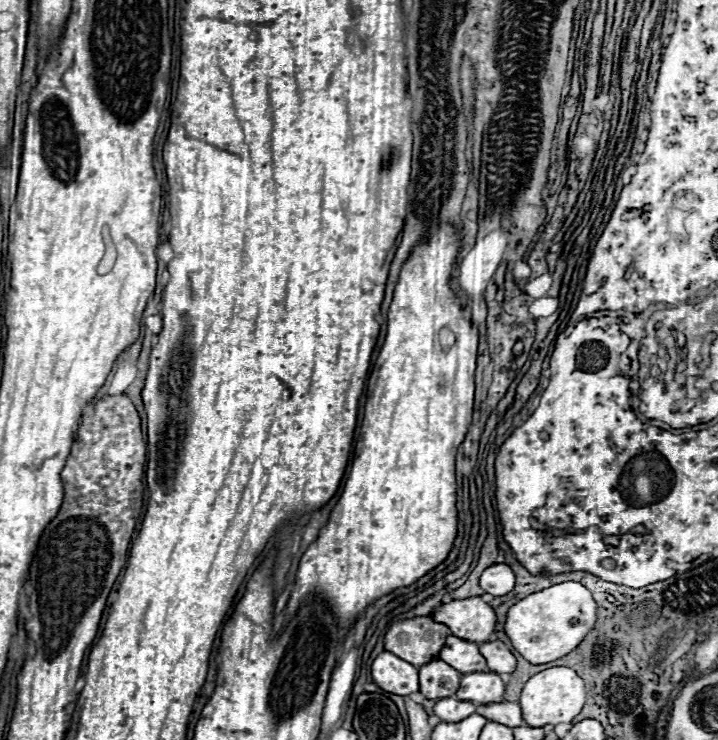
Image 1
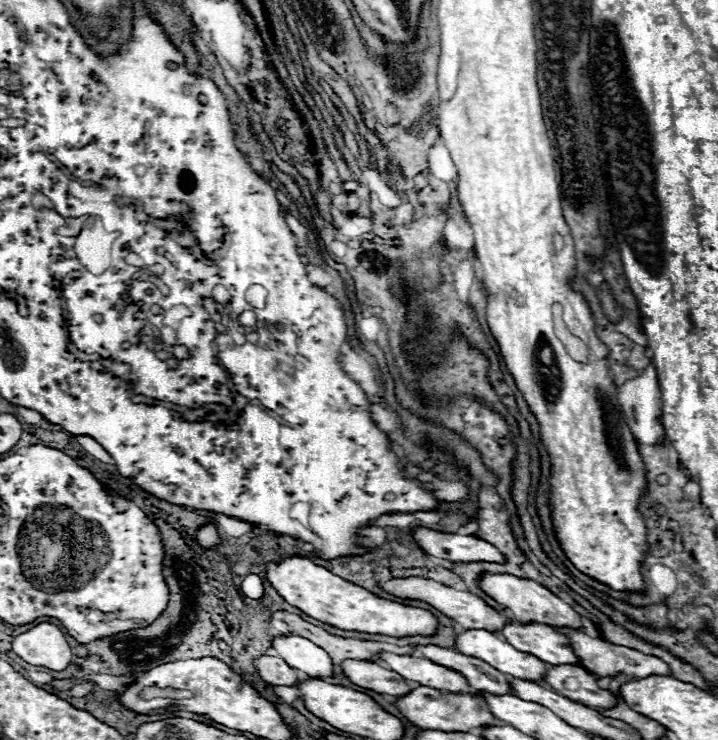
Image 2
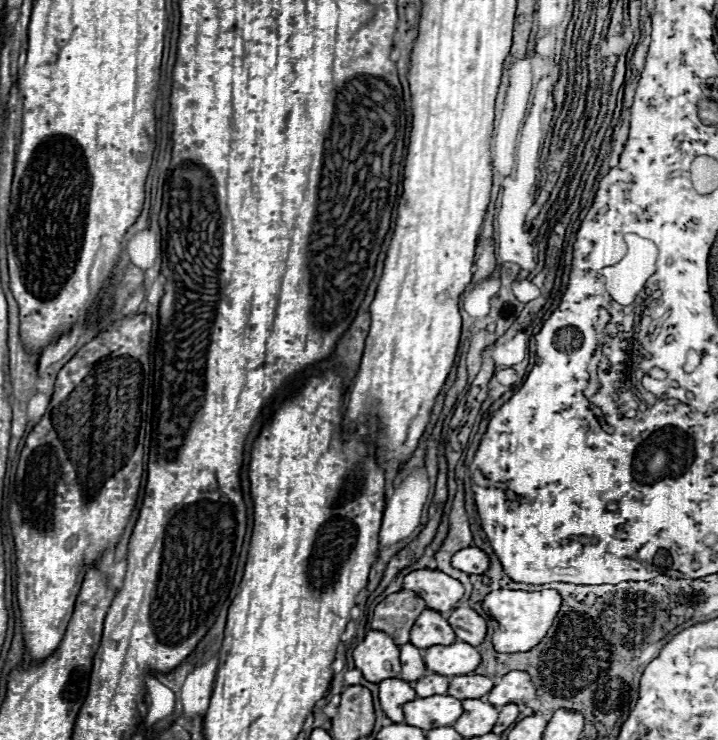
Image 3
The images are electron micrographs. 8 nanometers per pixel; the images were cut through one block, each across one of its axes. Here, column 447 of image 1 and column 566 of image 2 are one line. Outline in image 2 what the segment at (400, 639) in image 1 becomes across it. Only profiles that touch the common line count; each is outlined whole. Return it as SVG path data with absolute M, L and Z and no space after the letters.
M556 628L556 632L564 634L572 646L572 652L576 652L576 658L580 660L580 664L594 676L620 676L620 674L628 674L628 676L636 676L636 678L644 678L644 676L652 676L652 672L660 672L660 676L670 676L670 668L668 664L664 664L662 660L654 658L654 656L646 656L642 652L636 652L632 648L624 648L624 646L616 646L610 644L602 638L592 638L580 630L572 630L572 628Z

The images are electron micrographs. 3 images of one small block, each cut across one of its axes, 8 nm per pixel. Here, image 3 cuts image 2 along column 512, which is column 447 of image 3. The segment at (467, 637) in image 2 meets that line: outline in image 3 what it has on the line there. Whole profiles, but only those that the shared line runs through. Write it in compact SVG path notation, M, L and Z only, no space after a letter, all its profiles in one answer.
M454 642L452 646L432 646L422 652L426 668L448 678L472 674L482 660L476 648L466 642Z

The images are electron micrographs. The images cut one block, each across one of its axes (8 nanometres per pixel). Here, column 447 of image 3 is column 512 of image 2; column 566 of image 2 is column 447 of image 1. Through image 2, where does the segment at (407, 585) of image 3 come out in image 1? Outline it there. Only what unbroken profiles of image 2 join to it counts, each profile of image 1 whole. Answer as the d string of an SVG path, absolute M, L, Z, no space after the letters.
M478 596L442 604L434 610L432 618L440 624L446 624L454 636L476 640L476 644L484 644L484 640L490 640L496 630L494 608L482 602Z

